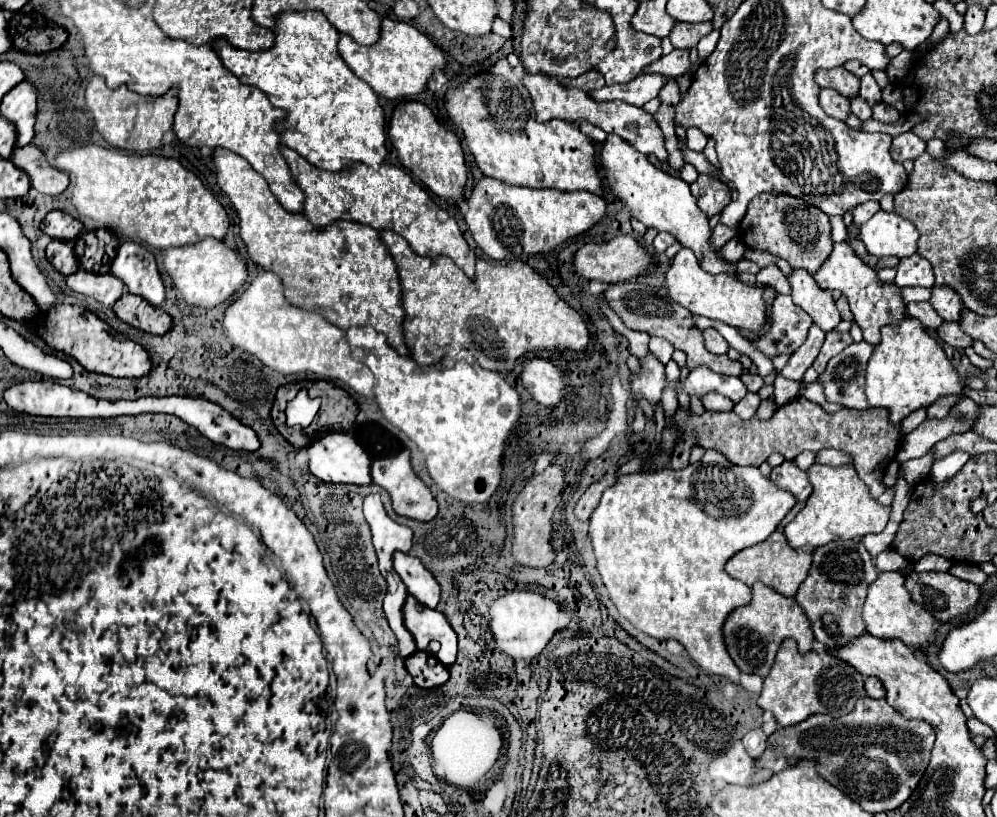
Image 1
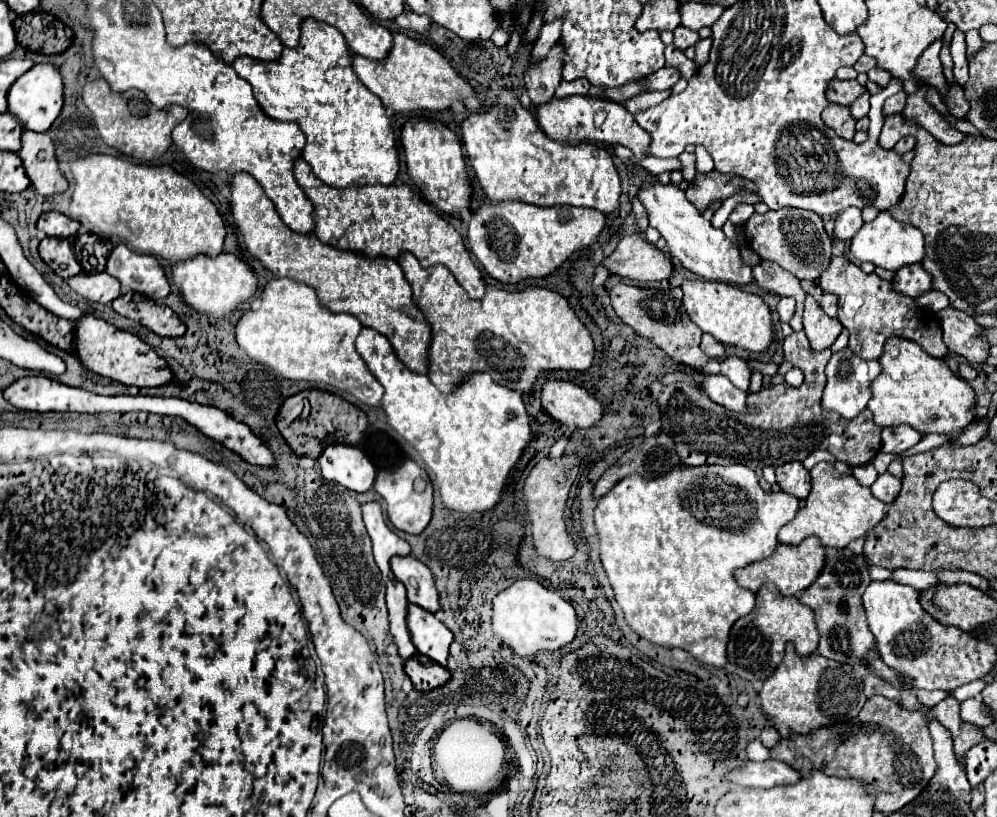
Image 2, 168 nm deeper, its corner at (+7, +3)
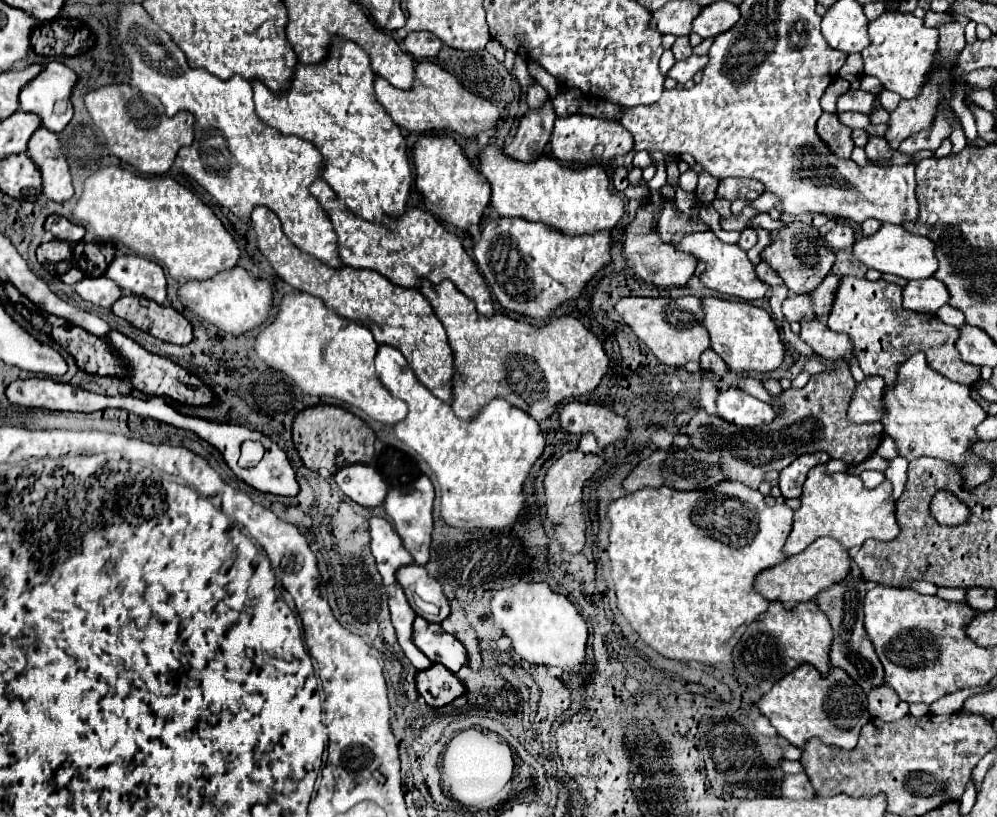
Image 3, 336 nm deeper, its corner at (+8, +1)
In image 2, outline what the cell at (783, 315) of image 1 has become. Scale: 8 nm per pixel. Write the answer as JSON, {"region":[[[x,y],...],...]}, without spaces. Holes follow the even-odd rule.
{"region":[[[780,297],[778,305],[776,305],[776,311],[780,315],[780,321],[782,323],[788,323],[794,315],[794,299],[792,297]]]}

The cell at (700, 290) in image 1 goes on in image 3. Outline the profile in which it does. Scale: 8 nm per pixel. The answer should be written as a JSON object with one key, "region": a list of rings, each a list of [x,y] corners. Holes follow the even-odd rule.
{"region":[[[717,297],[703,299],[705,329],[711,335],[711,349],[727,363],[737,375],[775,371],[785,357],[785,347],[779,337],[779,329],[765,309],[753,307],[745,301],[725,301]]]}

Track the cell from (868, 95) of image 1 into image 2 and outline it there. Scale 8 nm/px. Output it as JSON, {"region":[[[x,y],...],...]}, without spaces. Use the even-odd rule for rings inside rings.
{"region":[[[866,91],[864,95],[860,95],[860,99],[856,99],[856,101],[850,105],[850,111],[852,111],[852,115],[854,115],[856,119],[868,115],[868,111],[870,111],[870,93]]]}

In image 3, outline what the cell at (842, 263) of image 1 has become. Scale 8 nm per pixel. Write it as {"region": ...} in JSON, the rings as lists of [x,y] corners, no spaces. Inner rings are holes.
{"region":[[[843,277],[835,295],[833,311],[827,325],[837,333],[847,333],[855,345],[855,357],[865,375],[879,375],[885,379],[885,387],[895,385],[897,369],[917,351],[927,355],[927,365],[945,375],[951,381],[973,385],[981,379],[981,367],[969,365],[959,357],[955,341],[959,339],[959,329],[945,325],[935,315],[919,315],[903,309],[901,287],[887,283],[883,279],[869,281],[857,277]]]}

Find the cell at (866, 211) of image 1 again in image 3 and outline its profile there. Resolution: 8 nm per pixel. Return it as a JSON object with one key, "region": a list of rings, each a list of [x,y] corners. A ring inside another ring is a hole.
{"region":[[[835,225],[827,235],[825,241],[833,249],[847,249],[853,245],[853,229],[849,225]]]}

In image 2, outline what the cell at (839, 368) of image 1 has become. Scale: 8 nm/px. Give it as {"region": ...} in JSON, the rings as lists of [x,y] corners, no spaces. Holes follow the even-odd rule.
{"region":[[[844,347],[842,351],[832,353],[828,365],[826,365],[826,389],[822,397],[822,407],[828,411],[836,411],[846,419],[854,419],[860,411],[866,409],[870,401],[870,383],[880,375],[878,361],[866,361],[856,357],[856,353],[850,347]]]}

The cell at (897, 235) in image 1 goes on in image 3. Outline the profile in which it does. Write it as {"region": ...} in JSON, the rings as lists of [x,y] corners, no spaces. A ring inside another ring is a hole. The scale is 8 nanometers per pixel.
{"region":[[[885,223],[875,235],[863,237],[861,241],[857,241],[853,245],[853,255],[855,255],[855,259],[863,261],[869,269],[877,269],[881,273],[891,273],[891,275],[903,277],[907,281],[927,279],[927,277],[933,277],[933,273],[937,271],[935,243],[931,243],[931,239],[927,239],[927,237],[905,231],[905,227],[901,227],[901,225]]]}

